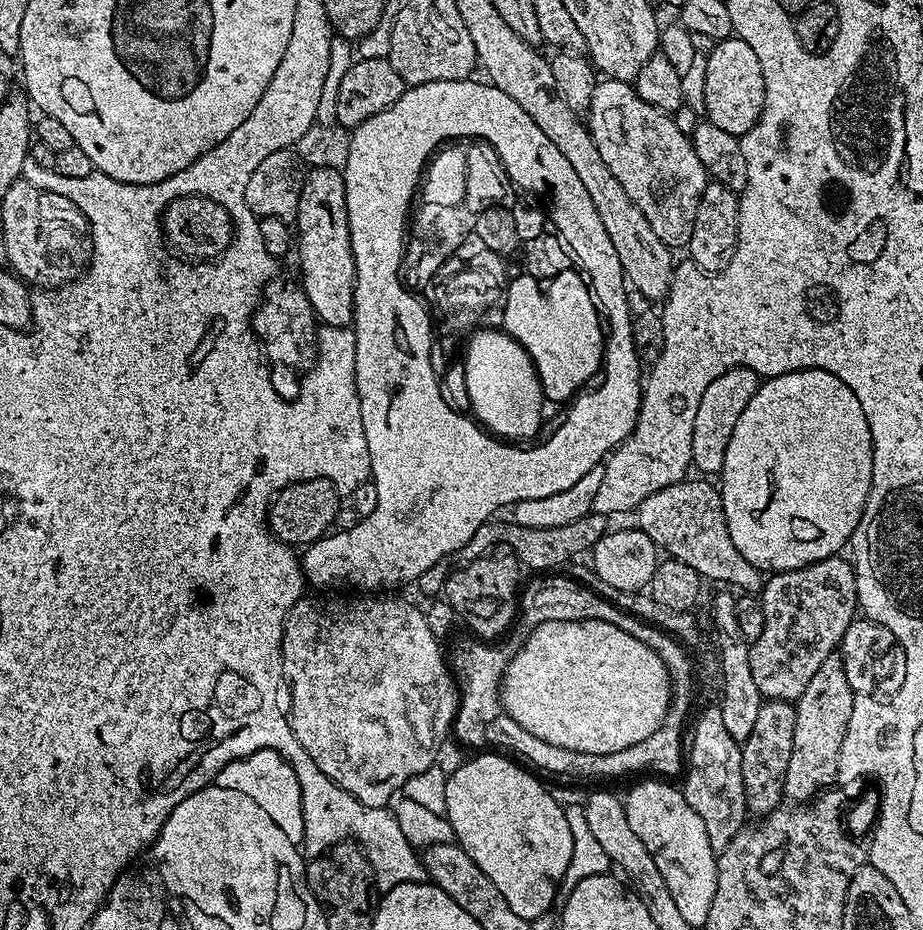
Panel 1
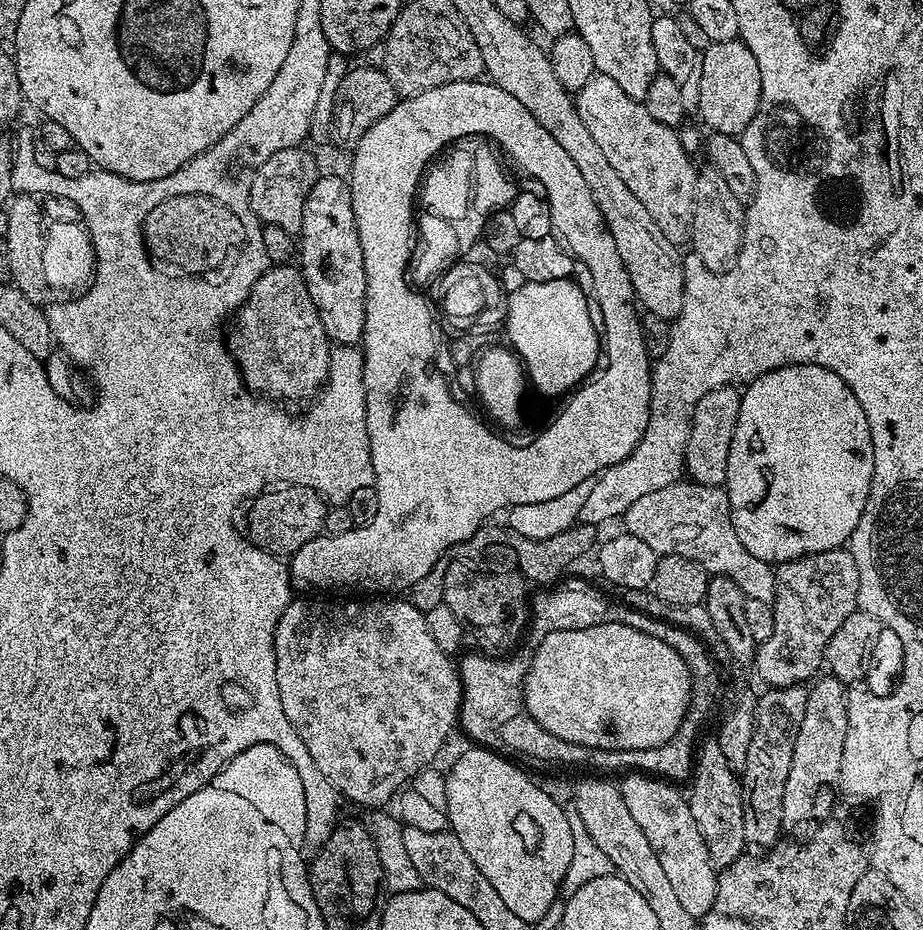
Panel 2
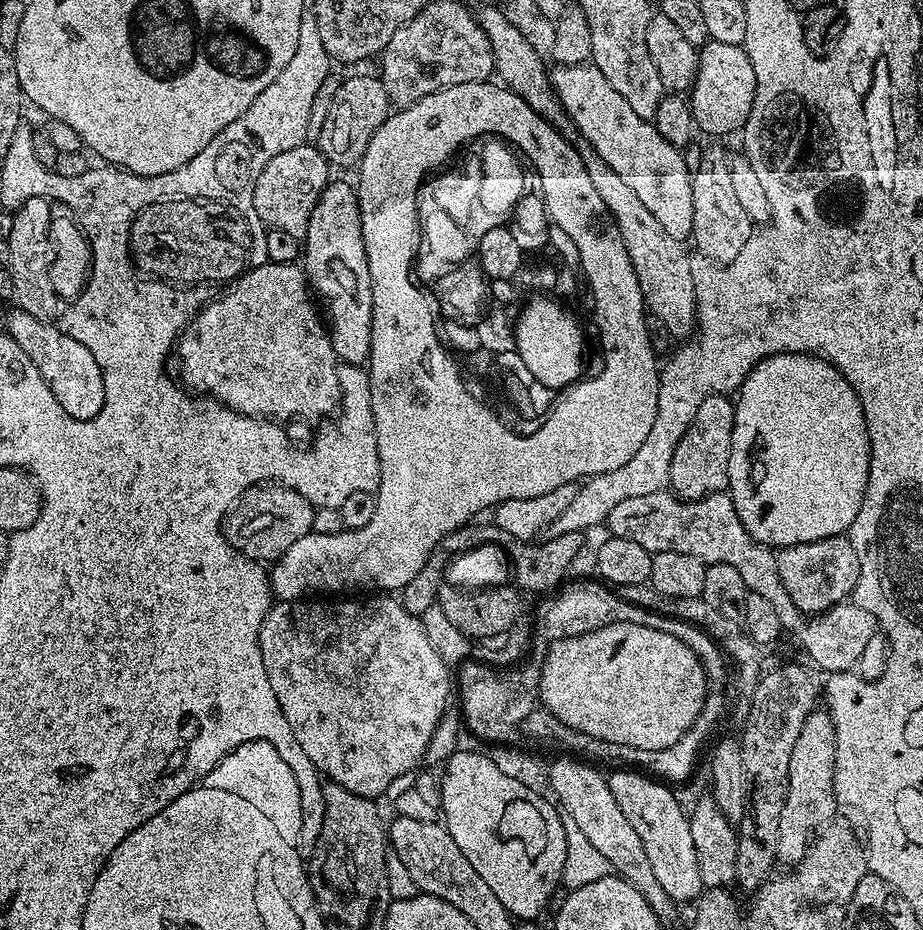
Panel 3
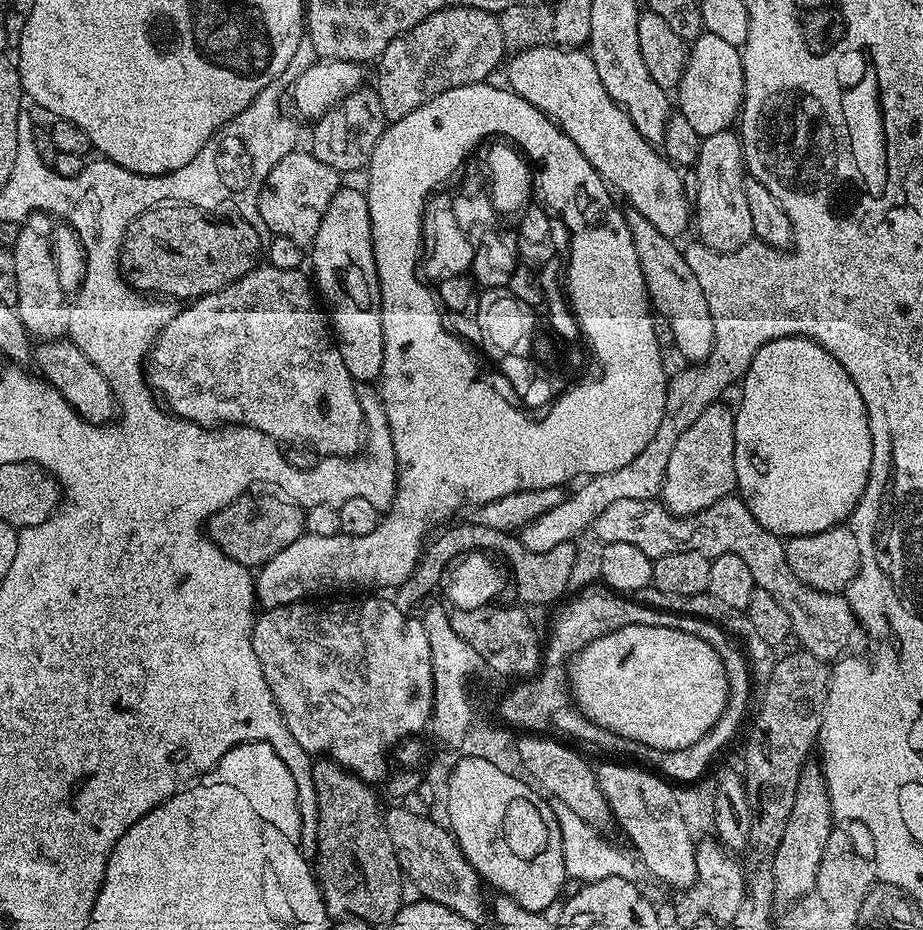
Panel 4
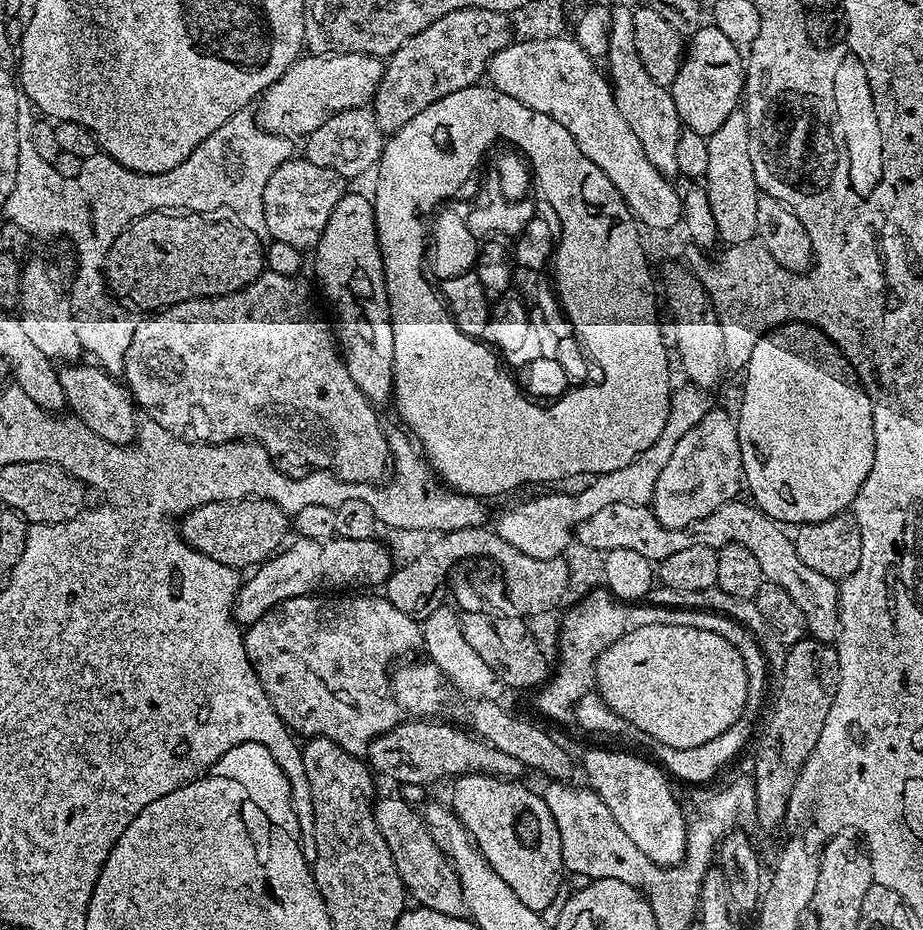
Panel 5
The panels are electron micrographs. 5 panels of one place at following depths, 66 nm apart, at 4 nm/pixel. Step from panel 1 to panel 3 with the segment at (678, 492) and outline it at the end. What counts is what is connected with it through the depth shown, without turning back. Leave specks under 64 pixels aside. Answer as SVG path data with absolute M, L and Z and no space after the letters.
M668 490L626 498L626 502L618 502L618 506L610 510L606 528L609 528L607 531L611 535L630 538L630 542L638 542L642 550L653 554L677 552L690 554L706 566L716 563L734 566L742 576L747 591L762 594L762 598L774 606L781 627L794 628L802 620L802 614L778 578L776 552L766 544L757 544L756 539L744 529L727 491L715 492L701 500L682 500Z

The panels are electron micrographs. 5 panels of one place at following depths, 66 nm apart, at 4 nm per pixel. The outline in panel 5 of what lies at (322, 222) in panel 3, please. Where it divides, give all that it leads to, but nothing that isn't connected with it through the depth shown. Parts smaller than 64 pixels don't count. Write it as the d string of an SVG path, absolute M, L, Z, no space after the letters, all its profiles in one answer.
M345 191L334 206L330 222L314 250L316 276L336 311L334 328L338 333L338 347L344 358L354 386L366 394L373 405L392 400L392 367L394 366L394 330L388 309L388 295L384 281L384 259L378 246L378 230L374 206L367 195Z

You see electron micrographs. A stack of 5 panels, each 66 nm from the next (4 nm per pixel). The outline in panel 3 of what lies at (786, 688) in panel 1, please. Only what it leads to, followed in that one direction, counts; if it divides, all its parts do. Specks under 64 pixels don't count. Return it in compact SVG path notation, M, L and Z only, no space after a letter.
M847 535L831 536L822 538L818 542L806 542L798 546L781 548L776 552L776 565L778 578L784 583L786 594L790 594L794 606L801 614L819 614L830 610L835 604L845 603L855 593L860 573L860 559Z

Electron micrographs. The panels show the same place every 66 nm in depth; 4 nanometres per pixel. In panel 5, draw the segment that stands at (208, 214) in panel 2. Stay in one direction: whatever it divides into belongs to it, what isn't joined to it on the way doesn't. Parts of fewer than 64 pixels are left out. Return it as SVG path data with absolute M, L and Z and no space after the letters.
M180 210L148 212L128 225L114 238L106 257L106 283L113 297L137 304L148 310L172 308L178 302L205 300L211 296L225 296L250 286L266 271L265 245L244 224L236 220L219 220L216 216L203 216L200 210L180 213Z

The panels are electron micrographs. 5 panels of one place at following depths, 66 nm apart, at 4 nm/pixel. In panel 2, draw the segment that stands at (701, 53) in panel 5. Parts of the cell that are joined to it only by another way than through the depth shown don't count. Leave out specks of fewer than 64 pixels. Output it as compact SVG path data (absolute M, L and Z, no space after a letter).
M737 38L717 44L709 43L699 57L698 79L695 84L696 108L704 119L703 127L727 136L743 136L746 126L750 126L758 110L762 90L758 62L743 40Z

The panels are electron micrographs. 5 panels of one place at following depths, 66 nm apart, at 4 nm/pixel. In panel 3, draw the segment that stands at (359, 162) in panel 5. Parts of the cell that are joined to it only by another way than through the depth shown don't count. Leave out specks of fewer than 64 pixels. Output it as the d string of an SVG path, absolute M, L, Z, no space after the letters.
M379 75L348 76L336 88L332 101L328 104L328 113L320 124L320 140L318 147L322 155L328 159L329 165L348 168L359 165L364 156L370 138L386 122L393 102L386 94L386 86Z

